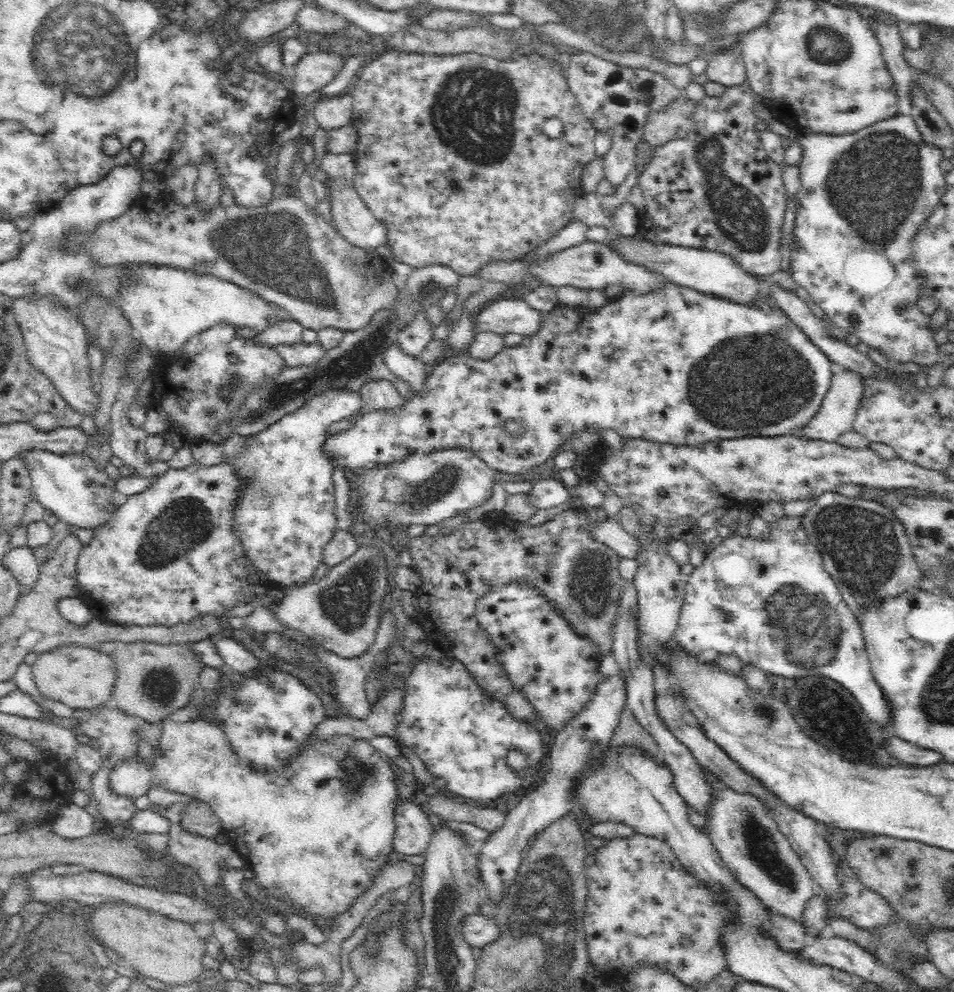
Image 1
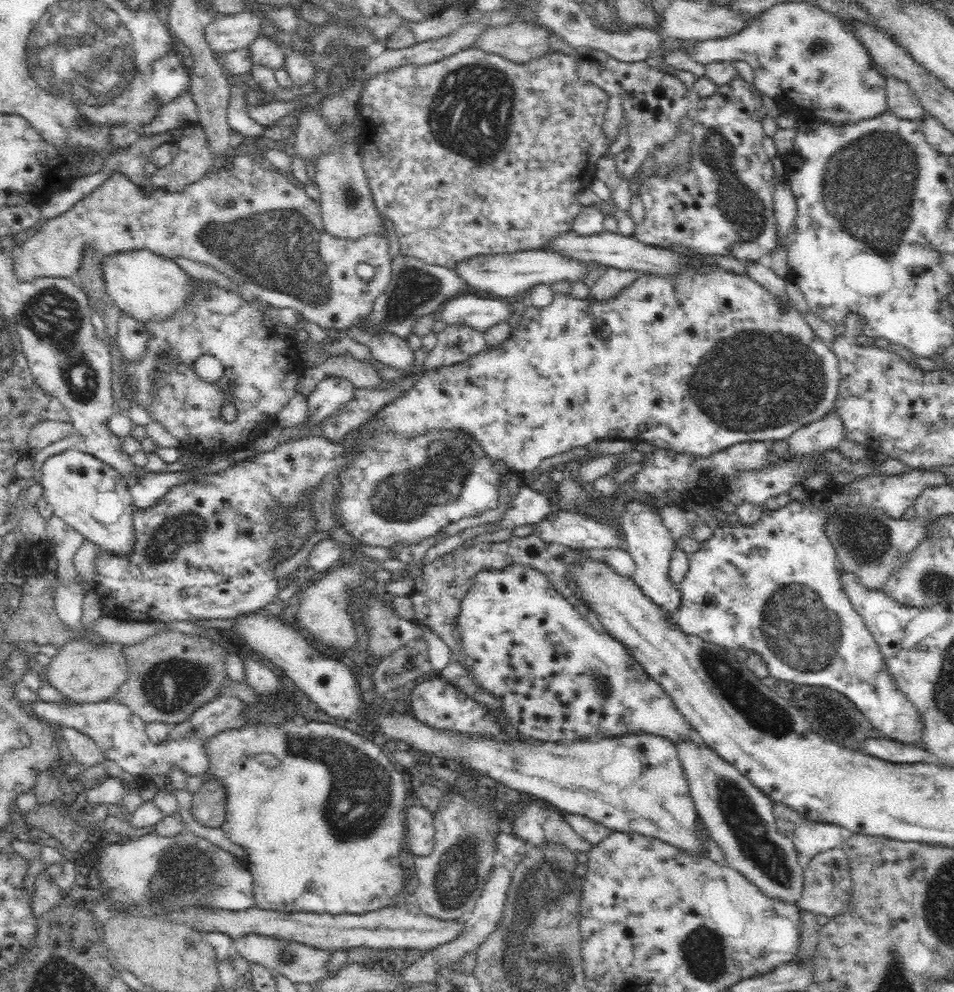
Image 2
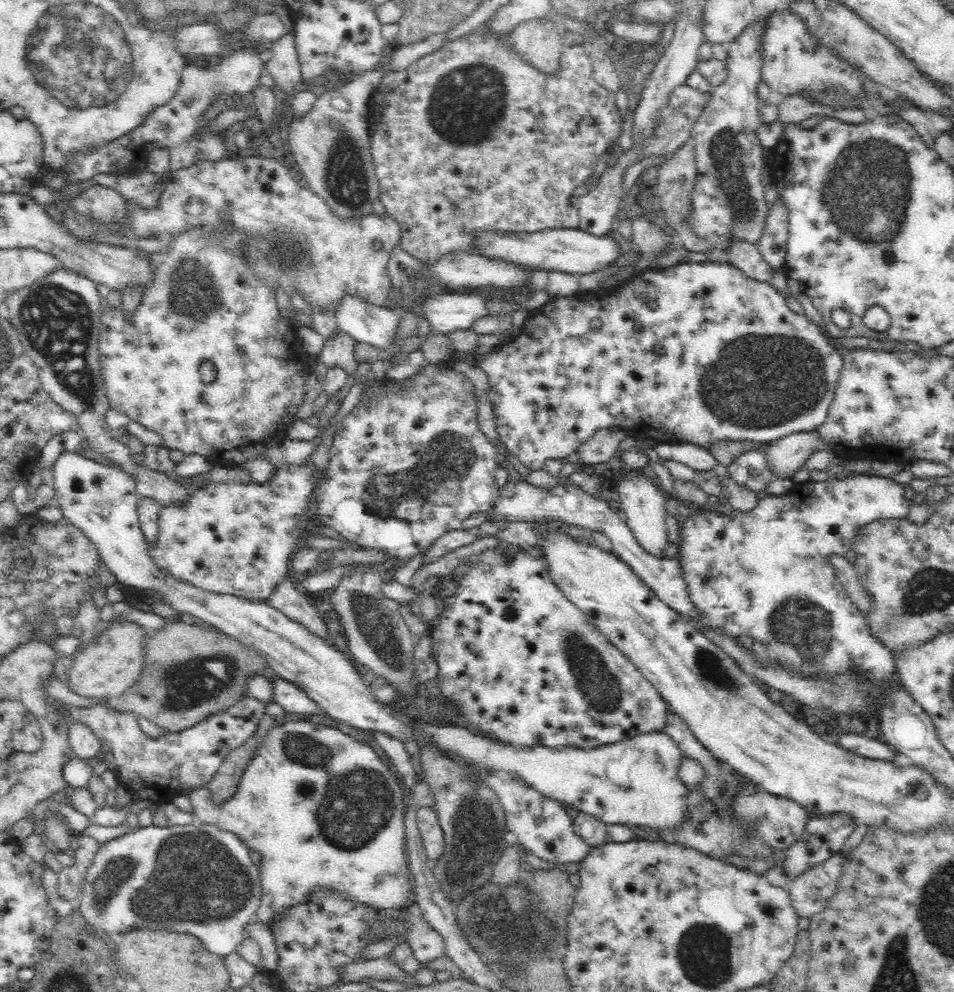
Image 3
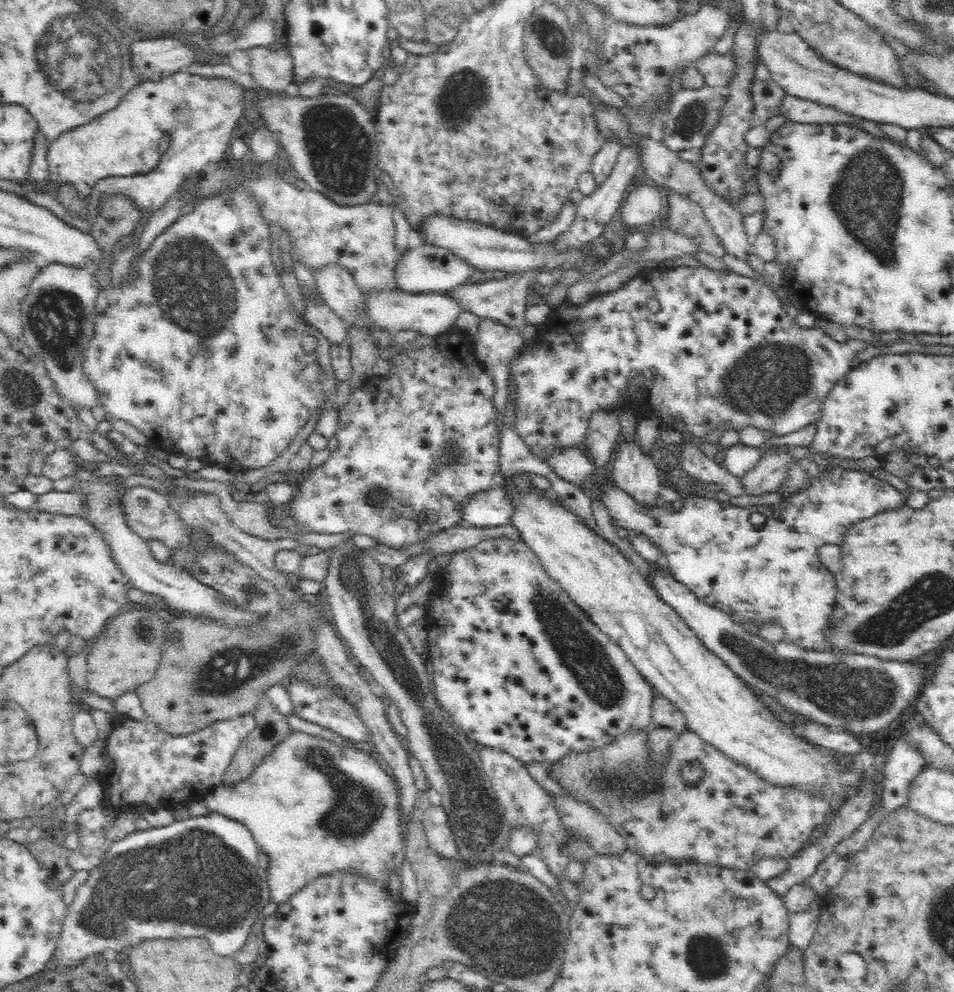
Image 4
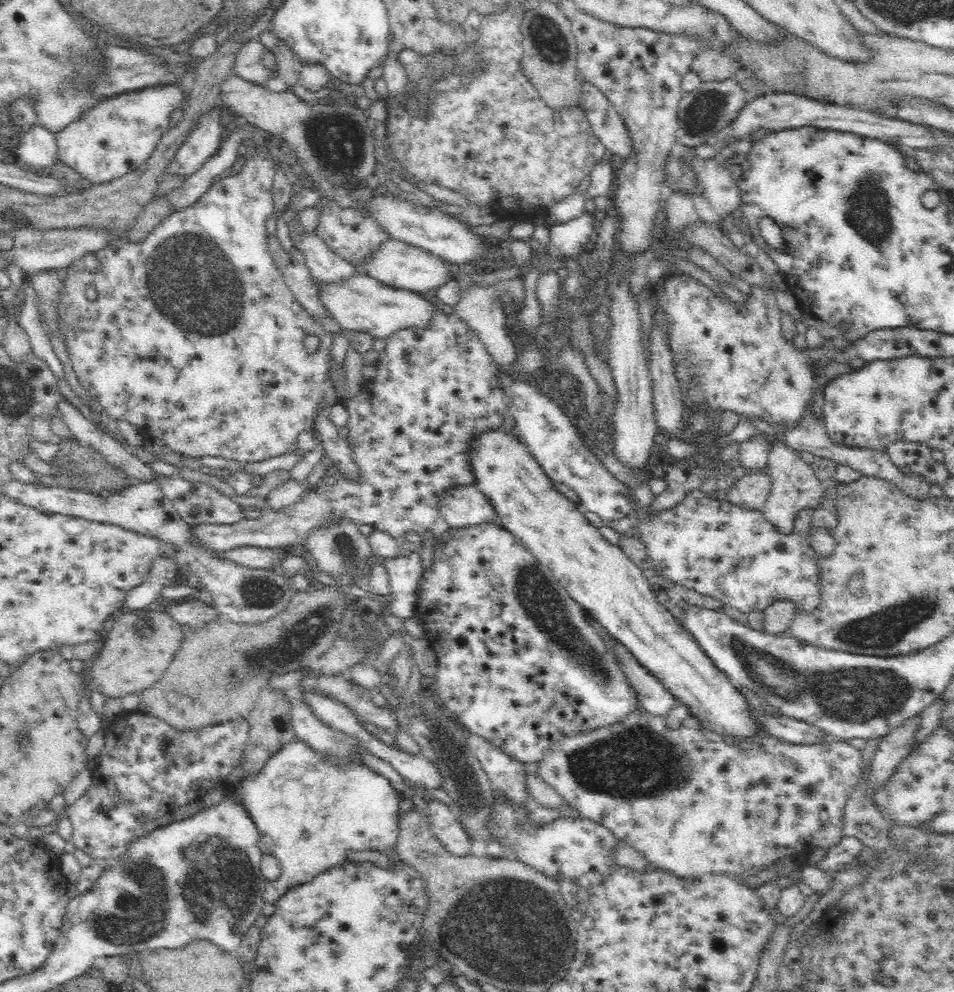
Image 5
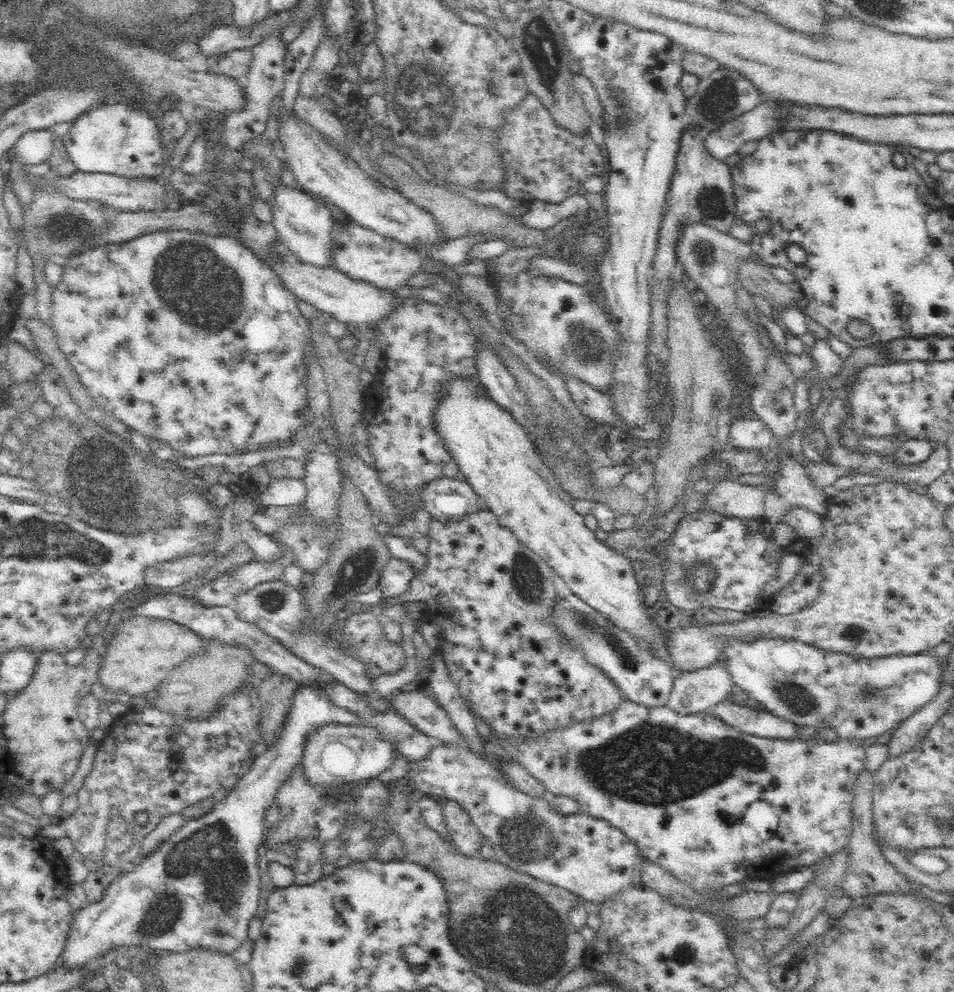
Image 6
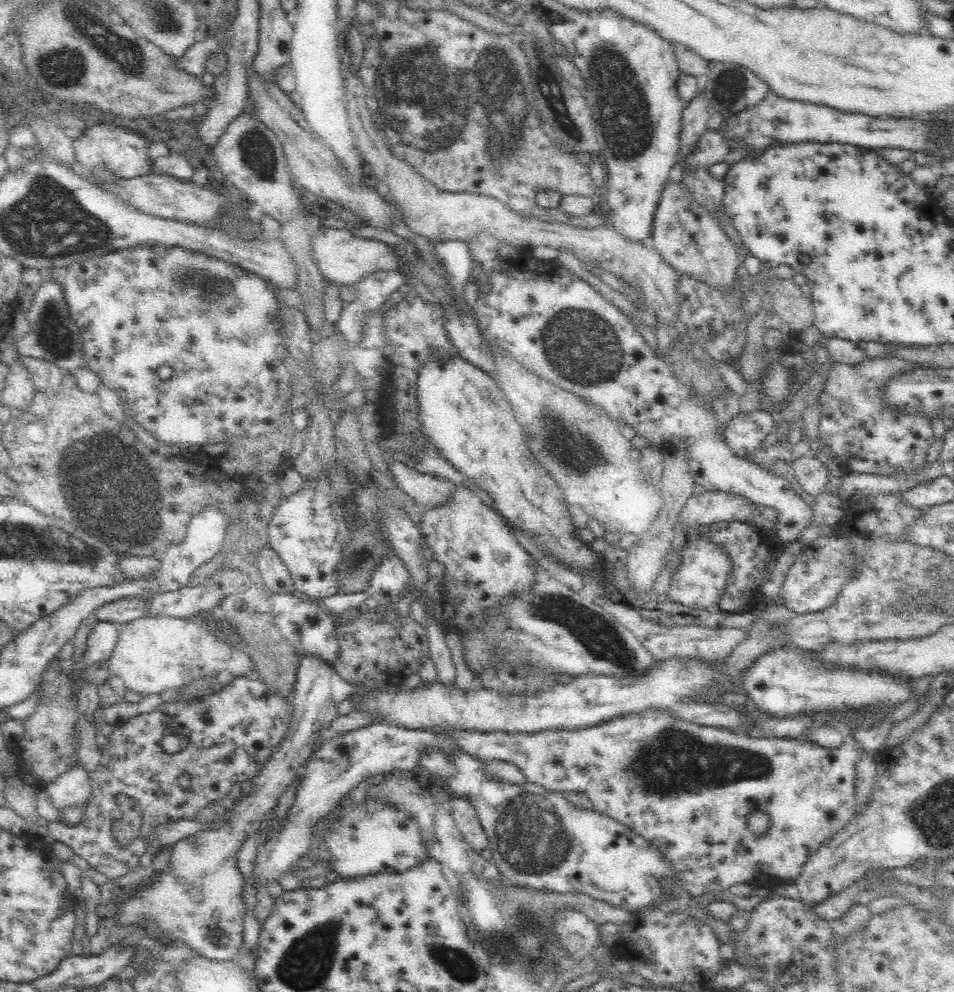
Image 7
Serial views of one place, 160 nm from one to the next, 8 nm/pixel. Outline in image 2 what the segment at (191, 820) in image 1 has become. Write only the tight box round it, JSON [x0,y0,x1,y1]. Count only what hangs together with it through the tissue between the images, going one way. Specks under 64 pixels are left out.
[193,774,228,827]

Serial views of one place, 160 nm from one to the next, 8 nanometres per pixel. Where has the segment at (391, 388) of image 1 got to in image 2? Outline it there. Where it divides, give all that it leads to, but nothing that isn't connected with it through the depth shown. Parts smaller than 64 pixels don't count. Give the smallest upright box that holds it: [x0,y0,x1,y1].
[299,352,378,398]

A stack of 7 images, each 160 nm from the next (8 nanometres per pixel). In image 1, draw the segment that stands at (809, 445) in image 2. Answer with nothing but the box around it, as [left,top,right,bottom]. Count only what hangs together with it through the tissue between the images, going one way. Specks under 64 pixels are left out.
[801,371,862,443]

